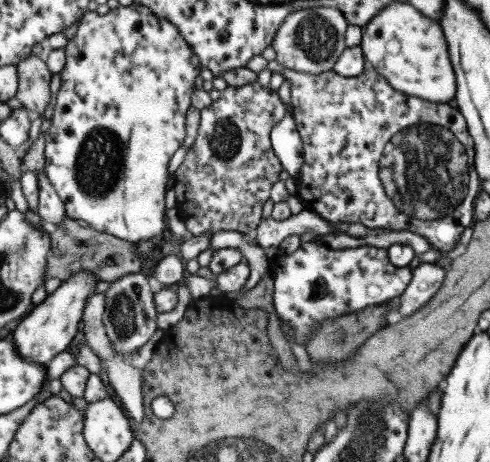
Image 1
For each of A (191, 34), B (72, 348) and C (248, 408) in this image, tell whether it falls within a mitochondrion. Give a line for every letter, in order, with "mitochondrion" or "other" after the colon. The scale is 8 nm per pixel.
A: other
B: other
C: other

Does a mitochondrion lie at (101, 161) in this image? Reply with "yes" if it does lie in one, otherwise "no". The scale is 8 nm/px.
yes

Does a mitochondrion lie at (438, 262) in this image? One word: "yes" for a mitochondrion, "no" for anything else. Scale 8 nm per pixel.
no

